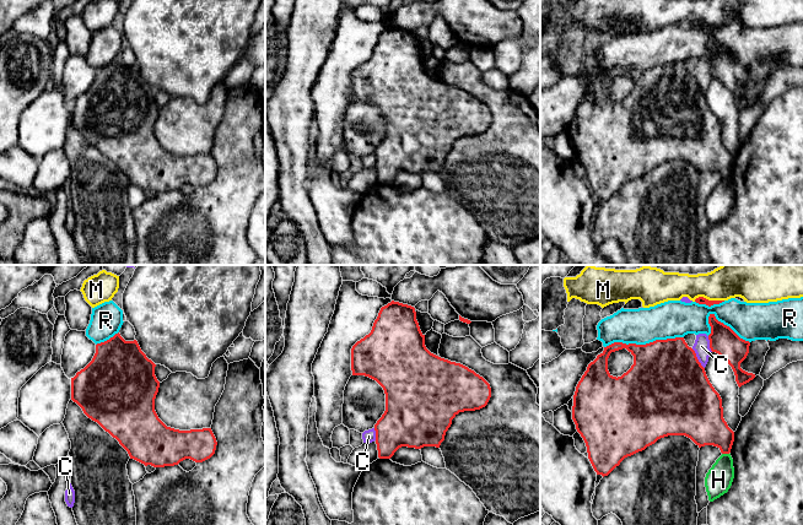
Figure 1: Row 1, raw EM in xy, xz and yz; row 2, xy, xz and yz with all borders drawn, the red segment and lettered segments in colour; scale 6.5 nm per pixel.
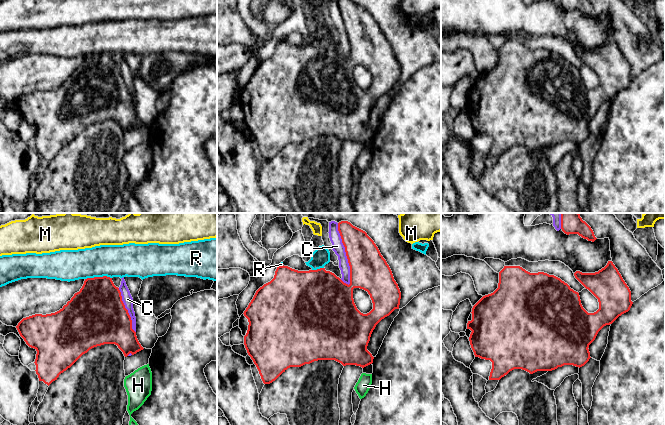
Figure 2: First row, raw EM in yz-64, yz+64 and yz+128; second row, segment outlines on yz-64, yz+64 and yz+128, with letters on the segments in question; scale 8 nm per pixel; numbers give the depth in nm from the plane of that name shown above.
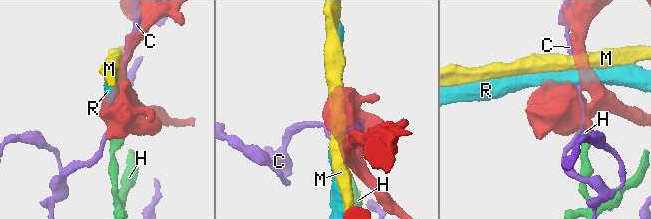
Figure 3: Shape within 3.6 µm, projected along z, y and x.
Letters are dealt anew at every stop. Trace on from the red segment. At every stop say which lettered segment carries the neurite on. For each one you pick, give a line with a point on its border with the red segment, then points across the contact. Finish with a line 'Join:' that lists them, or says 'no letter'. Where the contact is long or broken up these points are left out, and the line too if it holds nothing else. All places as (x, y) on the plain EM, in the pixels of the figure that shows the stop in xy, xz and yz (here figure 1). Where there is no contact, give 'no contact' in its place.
Join: no letter

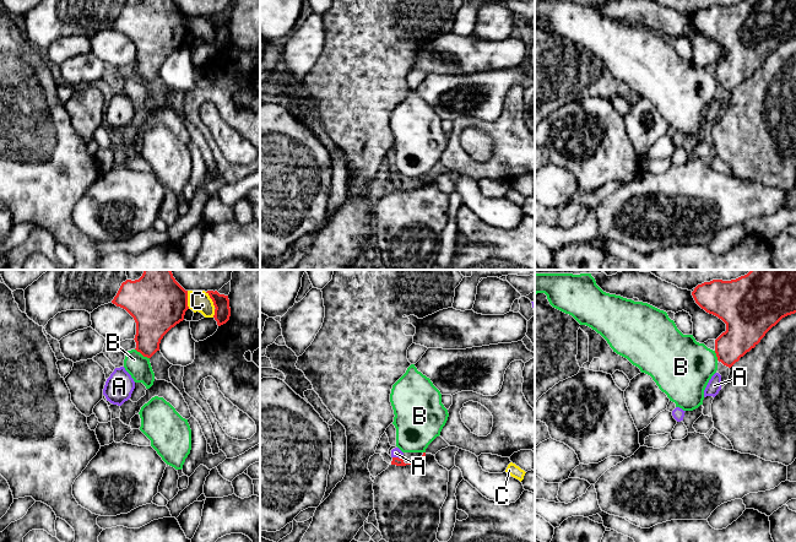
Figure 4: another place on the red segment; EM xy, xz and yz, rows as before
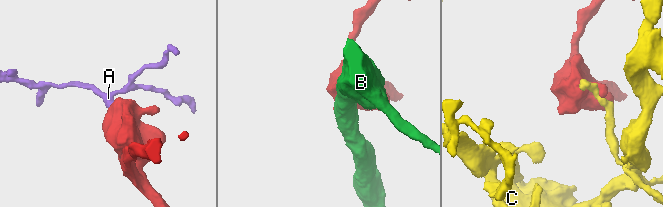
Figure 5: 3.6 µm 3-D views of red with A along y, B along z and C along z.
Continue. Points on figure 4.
A: meets red in xz at (398, 183); runs through xz (396, 187), (398, 183), (395, 178)
Join: A

